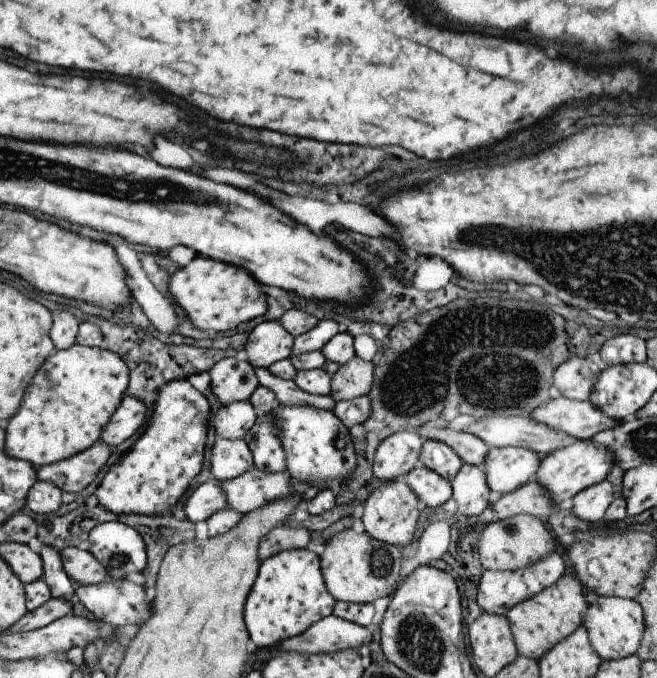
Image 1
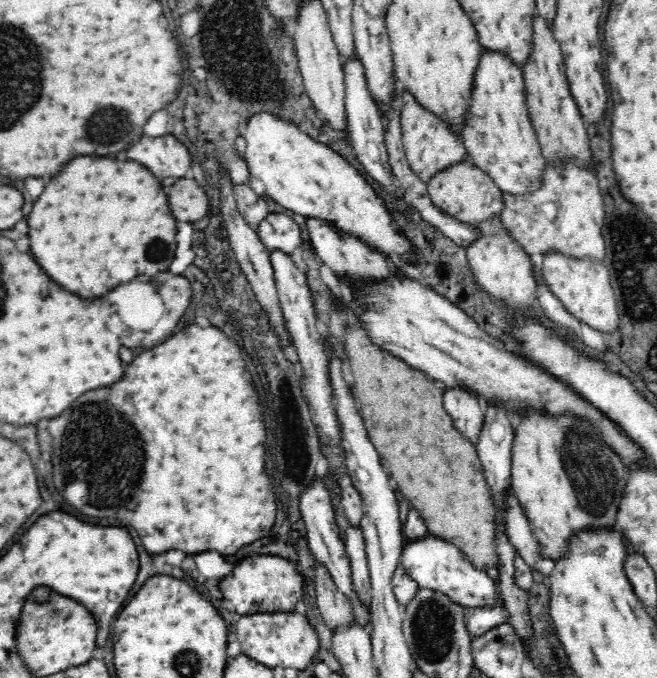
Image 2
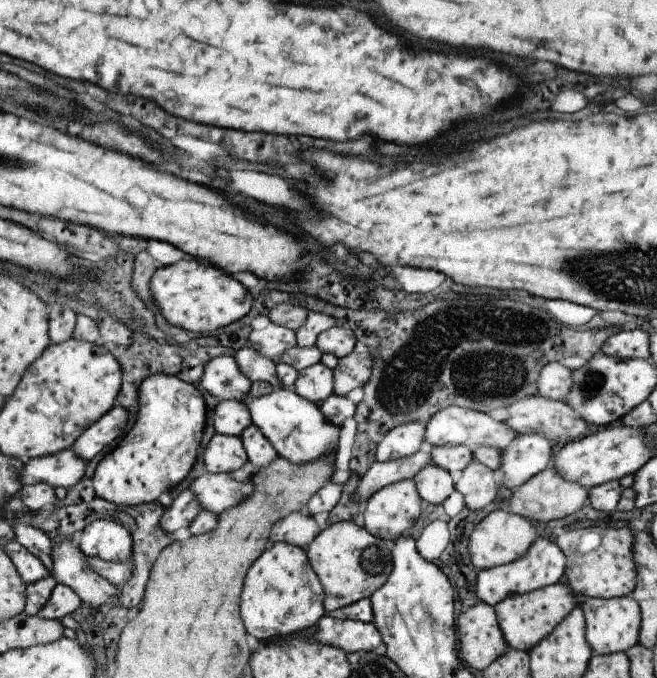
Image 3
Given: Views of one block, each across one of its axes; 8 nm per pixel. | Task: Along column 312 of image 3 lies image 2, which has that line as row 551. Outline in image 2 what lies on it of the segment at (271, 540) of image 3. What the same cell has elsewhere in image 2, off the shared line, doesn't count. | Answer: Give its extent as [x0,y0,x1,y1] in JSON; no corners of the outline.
[505,490,542,566]

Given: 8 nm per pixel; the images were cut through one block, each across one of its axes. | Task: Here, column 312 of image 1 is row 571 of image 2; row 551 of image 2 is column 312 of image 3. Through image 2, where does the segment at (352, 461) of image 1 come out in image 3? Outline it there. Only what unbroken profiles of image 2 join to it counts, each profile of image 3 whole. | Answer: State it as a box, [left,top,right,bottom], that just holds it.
[243,390,339,464]

